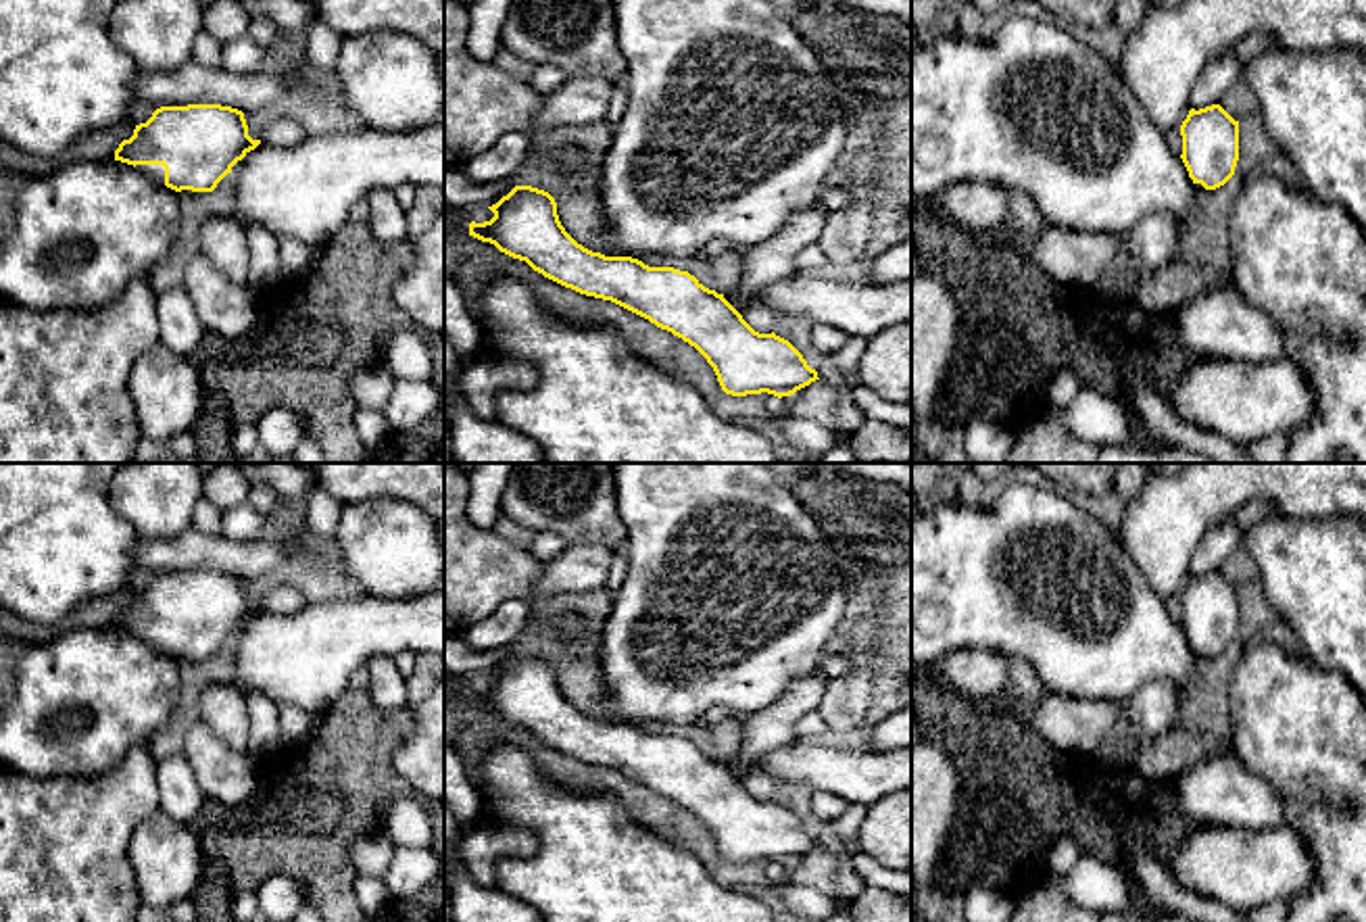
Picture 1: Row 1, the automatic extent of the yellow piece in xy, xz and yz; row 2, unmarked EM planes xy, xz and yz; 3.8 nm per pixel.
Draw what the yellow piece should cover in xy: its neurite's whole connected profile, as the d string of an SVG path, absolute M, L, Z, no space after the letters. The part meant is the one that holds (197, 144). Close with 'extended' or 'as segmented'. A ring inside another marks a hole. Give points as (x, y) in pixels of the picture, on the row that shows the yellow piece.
M221 104L161 106L133 136L115 150L115 161L133 165L152 181L175 192L213 192L231 167L254 150L261 140L248 136L244 113Z | extended

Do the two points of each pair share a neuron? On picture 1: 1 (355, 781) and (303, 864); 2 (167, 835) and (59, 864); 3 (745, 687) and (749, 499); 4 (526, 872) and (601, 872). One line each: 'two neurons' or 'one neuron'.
1: one neuron
2: two neurons
3: one neuron
4: one neuron

